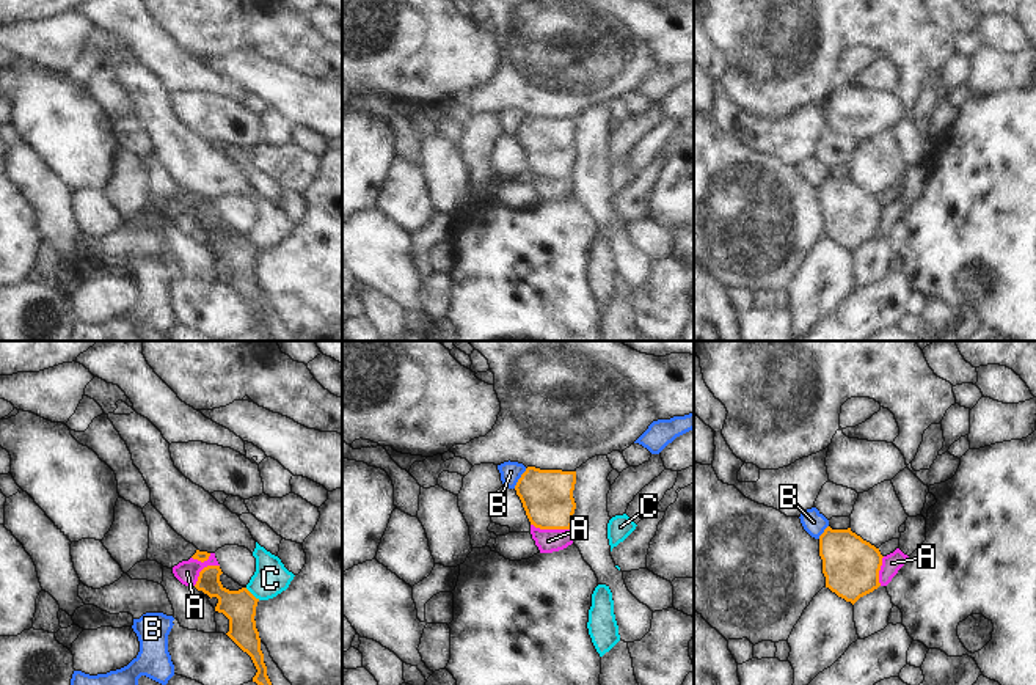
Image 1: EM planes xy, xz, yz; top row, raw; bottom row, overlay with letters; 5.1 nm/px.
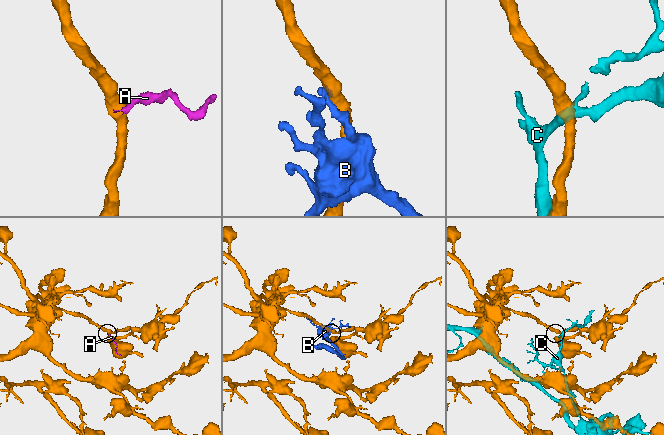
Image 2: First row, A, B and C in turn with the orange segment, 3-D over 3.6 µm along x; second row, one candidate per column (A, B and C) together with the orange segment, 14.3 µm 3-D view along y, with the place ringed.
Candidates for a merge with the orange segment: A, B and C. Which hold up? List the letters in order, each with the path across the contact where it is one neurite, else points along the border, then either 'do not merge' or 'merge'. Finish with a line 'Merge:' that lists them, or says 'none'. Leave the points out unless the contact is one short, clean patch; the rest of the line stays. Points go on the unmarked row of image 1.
A: border xz (531, 172), (540, 176), (569, 178); do not merge
B: do not merge
C: do not merge
Merge: none

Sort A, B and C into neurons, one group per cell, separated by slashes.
A B / C

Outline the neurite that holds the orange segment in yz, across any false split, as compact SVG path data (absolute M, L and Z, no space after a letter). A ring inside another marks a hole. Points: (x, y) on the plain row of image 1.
M827 174L819 184L819 204L826 236L852 253L881 234L879 196L848 178Z

